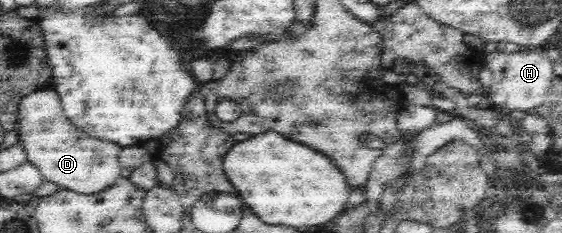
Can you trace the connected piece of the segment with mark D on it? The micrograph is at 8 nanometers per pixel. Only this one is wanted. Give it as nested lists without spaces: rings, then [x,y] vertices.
[[[49,87],[51,91],[37,91],[31,93],[27,97],[23,97],[21,103],[18,105],[17,123],[19,123],[19,139],[21,145],[27,152],[27,162],[35,165],[41,173],[43,173],[44,181],[49,181],[59,185],[59,188],[73,191],[74,193],[93,194],[104,191],[107,187],[111,187],[121,175],[120,163],[118,162],[118,155],[122,147],[120,145],[113,145],[109,141],[97,141],[87,137],[85,133],[81,133],[81,129],[77,129],[65,115],[63,115],[63,108],[59,103],[60,98],[57,99],[56,91]]]

